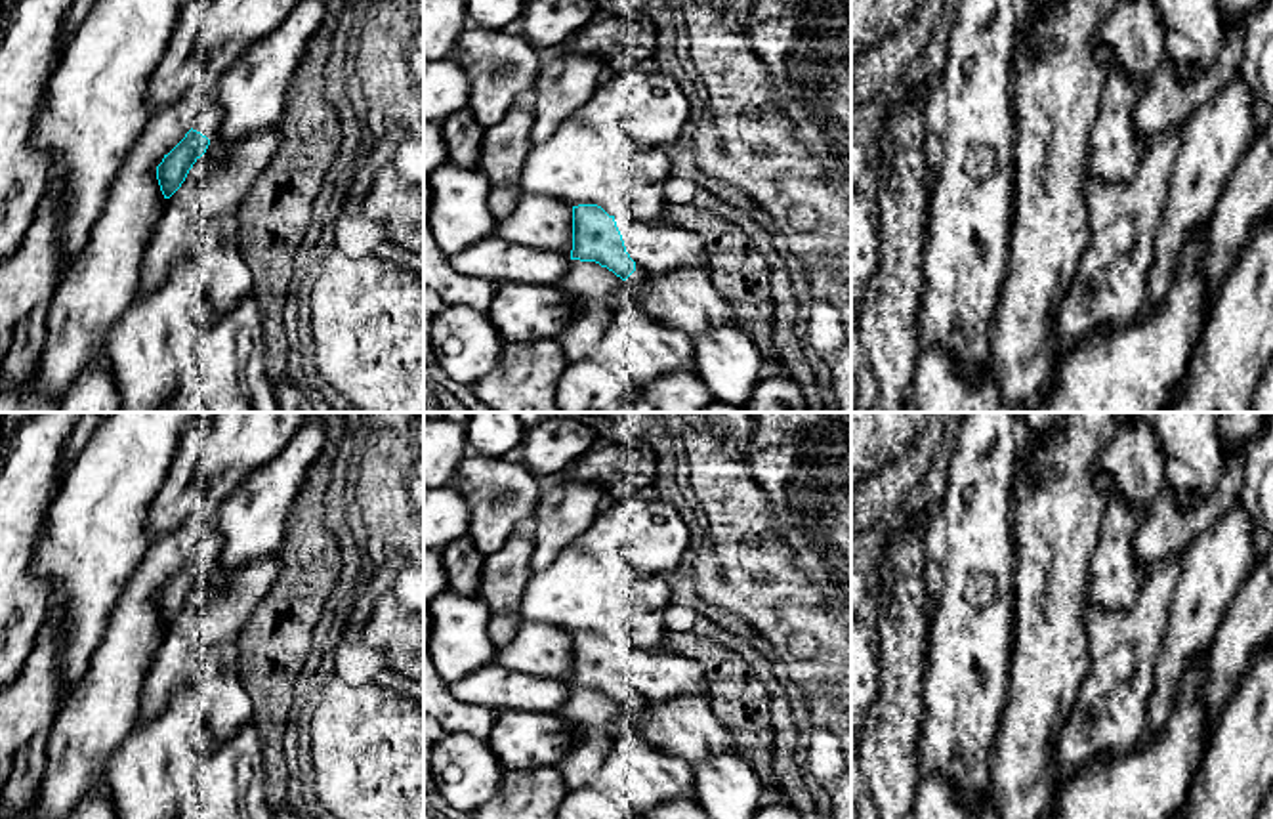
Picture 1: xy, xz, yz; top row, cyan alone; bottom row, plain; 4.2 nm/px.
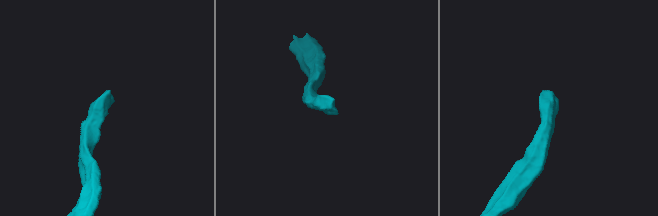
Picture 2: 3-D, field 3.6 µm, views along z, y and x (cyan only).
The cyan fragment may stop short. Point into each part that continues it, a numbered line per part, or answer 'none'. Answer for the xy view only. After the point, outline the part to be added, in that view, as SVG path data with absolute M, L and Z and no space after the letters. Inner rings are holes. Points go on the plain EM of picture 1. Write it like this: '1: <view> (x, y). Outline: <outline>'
1: xy (252, 518). Outline: M311 412L275 458L248 473L221 500L214 517L221 554L204 580L210 592L223 590L229 573L250 561L279 557L286 519L323 447L324 422L319 412Z

